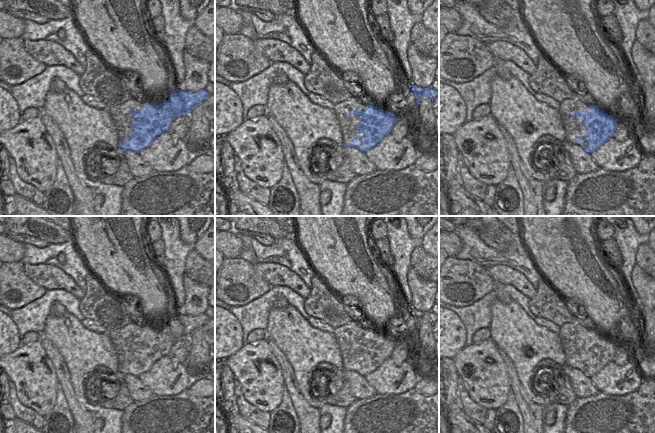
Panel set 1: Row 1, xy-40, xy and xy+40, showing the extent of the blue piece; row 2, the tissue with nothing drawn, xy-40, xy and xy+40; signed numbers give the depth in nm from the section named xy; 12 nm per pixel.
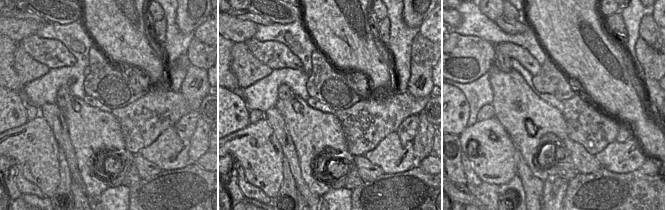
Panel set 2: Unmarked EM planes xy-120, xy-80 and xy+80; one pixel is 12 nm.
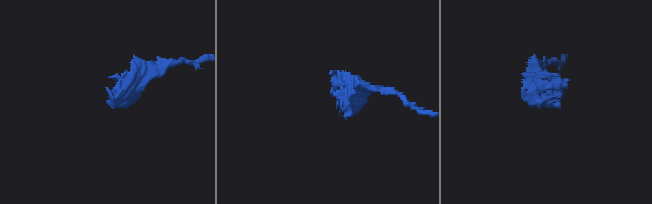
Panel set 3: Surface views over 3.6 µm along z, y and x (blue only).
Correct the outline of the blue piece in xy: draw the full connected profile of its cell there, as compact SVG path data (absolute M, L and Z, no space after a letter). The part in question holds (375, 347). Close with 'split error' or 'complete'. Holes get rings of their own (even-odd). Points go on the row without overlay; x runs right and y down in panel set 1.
M368 327L364 335L347 335L346 338L360 340L356 354L358 357L362 356L364 361L360 362L354 359L351 366L343 367L343 369L355 371L363 377L376 370L385 360L390 358L397 346L397 340L374 330L372 327Z | complete

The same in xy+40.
M590 329L588 335L571 335L570 338L583 342L580 354L585 350L588 361L577 360L574 368L580 367L579 361L584 363L590 370L585 369L580 371L588 378L593 377L609 362L614 360L617 345L611 339L601 335L597 330Z | complete

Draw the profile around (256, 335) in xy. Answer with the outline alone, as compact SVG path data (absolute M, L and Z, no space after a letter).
M255 329L248 335L248 343L257 343L263 339L266 339L266 330L263 329Z

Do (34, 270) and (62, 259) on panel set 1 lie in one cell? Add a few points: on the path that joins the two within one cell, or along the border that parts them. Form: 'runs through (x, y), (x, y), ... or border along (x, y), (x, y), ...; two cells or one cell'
border along (25, 262), (31, 264), (52, 264), (69, 275); two cells

